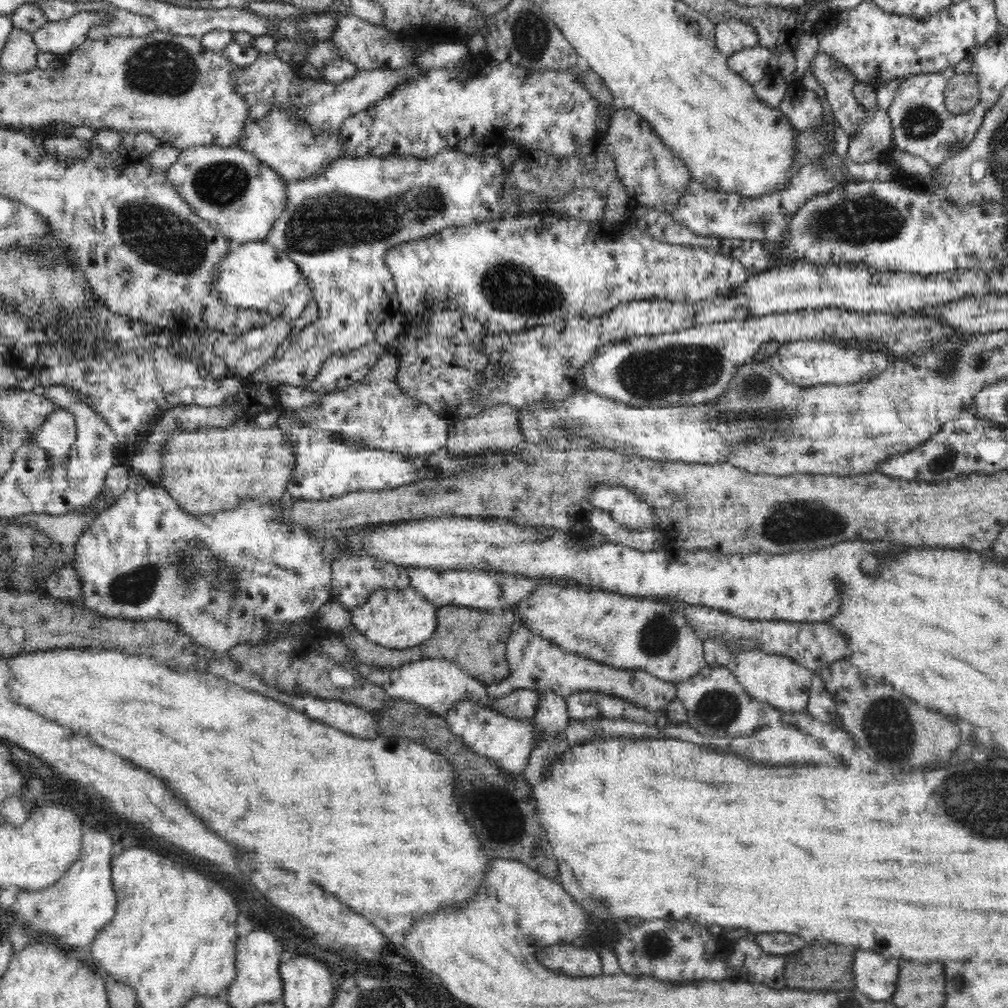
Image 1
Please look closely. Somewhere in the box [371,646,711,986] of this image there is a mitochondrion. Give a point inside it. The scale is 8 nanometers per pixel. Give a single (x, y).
(656, 947)

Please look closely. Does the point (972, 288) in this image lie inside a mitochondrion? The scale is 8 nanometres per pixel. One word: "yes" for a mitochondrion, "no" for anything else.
no

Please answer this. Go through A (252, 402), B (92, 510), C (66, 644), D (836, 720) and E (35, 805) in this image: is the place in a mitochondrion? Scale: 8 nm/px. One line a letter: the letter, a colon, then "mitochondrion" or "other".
A: other
B: other
C: other
D: other
E: other

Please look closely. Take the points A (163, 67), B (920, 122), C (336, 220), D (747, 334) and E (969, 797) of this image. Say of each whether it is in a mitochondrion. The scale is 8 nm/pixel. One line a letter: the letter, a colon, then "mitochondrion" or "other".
A: mitochondrion
B: mitochondrion
C: mitochondrion
D: other
E: mitochondrion

